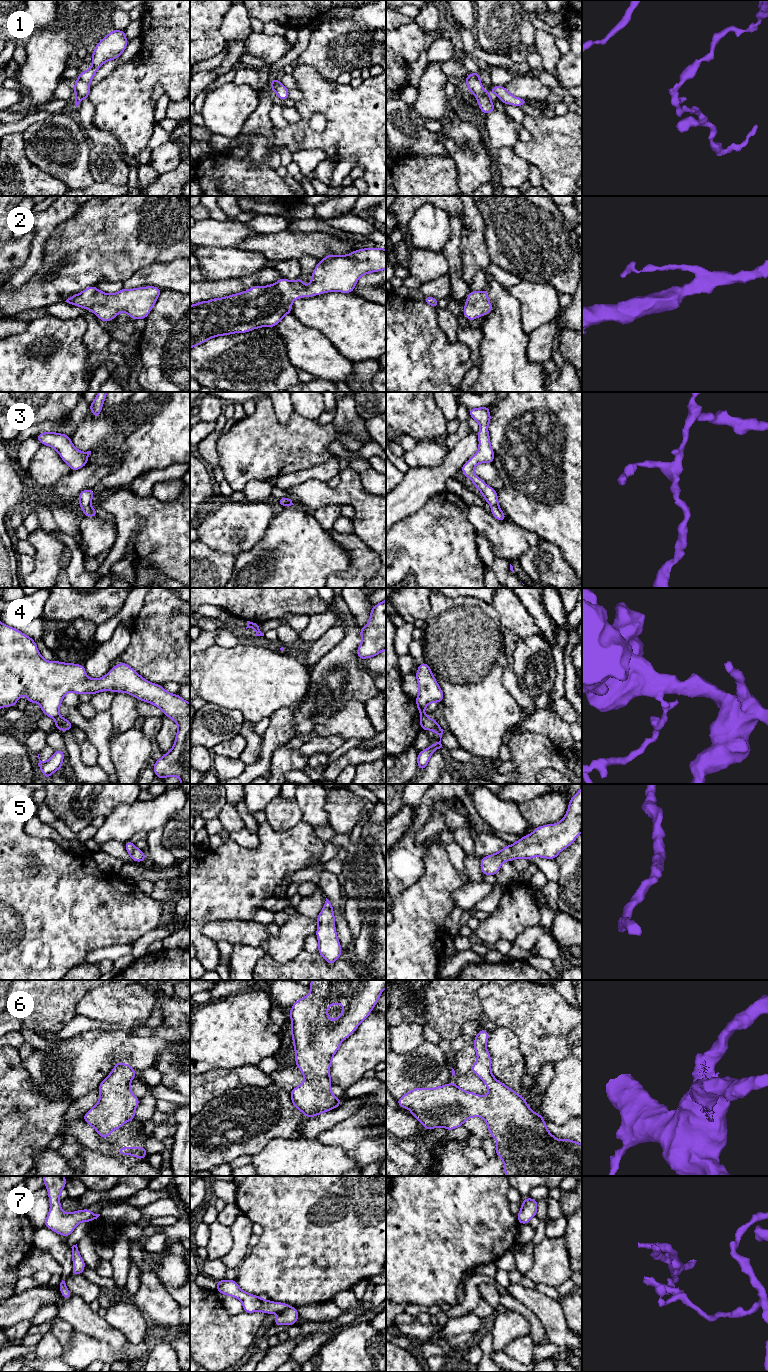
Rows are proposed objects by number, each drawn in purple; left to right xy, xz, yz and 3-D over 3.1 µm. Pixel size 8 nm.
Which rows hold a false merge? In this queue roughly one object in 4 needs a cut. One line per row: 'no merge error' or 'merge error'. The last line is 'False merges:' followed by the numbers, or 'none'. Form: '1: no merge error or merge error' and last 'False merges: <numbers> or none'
1: merge error
2: no merge error
3: no merge error
4: merge error
5: no merge error
6: no merge error
7: merge error
False merges: 1, 4, 7

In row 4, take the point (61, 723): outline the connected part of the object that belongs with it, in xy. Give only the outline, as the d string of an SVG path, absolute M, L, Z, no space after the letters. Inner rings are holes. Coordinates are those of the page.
M58 716L54 720L55 720L55 726L57 730L68 731L73 727L73 724L69 720L61 716Z

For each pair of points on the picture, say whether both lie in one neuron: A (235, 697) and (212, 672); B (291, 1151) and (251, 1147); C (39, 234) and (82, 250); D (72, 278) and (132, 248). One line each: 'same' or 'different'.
A: same
B: different
C: different
D: same

